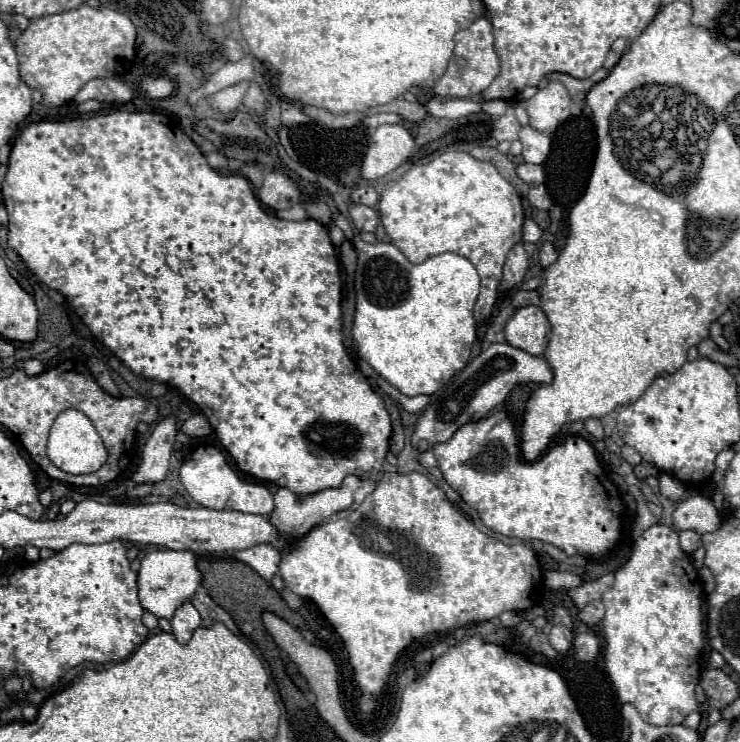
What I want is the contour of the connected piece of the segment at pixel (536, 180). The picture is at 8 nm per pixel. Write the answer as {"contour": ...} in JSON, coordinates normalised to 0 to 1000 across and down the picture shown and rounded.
{"contour":[[[707,220],[699,225],[699,236],[718,247],[718,249],[731,249],[736,244],[736,233],[734,233],[734,225],[731,222],[715,222],[715,220]]]}

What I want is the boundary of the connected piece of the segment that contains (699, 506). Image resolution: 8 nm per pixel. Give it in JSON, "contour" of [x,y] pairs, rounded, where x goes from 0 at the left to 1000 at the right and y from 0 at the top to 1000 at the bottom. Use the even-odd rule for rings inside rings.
{"contour":[[[936,667],[923,675],[918,675],[912,691],[909,691],[909,708],[915,716],[920,713],[934,713],[942,716],[945,721],[950,718],[964,718],[974,708],[974,697],[961,678],[961,673],[950,667]]]}

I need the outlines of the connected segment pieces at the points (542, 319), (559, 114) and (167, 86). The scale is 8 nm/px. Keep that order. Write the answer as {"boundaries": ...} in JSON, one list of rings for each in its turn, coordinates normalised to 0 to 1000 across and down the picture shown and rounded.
{"boundaries":[[[[707,414],[682,438],[685,462],[723,481],[736,476],[742,454],[745,438],[731,414]]],[[[753,109],[739,112],[718,133],[707,139],[715,155],[718,171],[739,179],[750,177],[769,158],[769,150],[766,150],[769,142],[772,142],[769,123]]],[[[196,104],[193,120],[207,133],[223,133],[234,125],[234,109],[228,104]]]]}

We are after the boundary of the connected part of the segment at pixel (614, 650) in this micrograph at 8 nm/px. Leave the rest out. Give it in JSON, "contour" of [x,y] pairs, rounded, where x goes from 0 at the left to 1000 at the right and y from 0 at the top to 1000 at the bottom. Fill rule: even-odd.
{"contour":[[[882,708],[877,710],[855,735],[855,748],[850,751],[850,756],[845,759],[845,764],[839,764],[834,770],[826,771],[828,775],[828,786],[826,791],[812,802],[812,813],[818,813],[818,832],[812,838],[815,846],[816,863],[820,869],[818,869],[816,888],[818,899],[820,899],[820,907],[823,907],[823,915],[826,920],[831,923],[834,929],[834,937],[839,942],[839,947],[853,947],[858,950],[858,956],[866,961],[866,966],[880,974],[880,977],[918,977],[926,972],[926,966],[936,958],[942,958],[942,942],[939,942],[939,926],[945,920],[945,914],[947,908],[947,900],[943,891],[946,885],[946,877],[953,869],[953,856],[950,856],[950,826],[947,826],[947,788],[945,788],[945,780],[939,772],[931,772],[926,764],[936,764],[936,759],[931,756],[928,745],[918,737],[918,724],[915,724],[915,716],[901,710],[901,708]]]}

